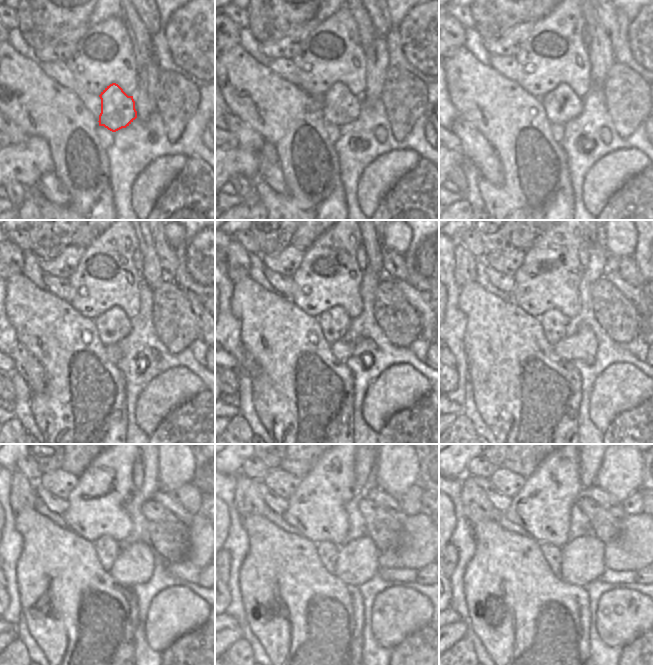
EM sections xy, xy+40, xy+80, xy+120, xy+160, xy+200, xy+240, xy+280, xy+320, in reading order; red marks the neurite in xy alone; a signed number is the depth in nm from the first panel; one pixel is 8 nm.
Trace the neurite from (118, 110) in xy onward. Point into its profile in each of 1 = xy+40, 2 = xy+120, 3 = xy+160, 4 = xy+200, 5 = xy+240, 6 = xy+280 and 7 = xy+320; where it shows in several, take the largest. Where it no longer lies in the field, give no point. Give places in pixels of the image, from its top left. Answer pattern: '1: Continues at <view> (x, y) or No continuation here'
1: Continues at xy+40 (340, 107)
2: Continues at xy+120 (113, 325)
3: Continues at xy+160 (334, 323)
4: Continues at xy+200 (554, 322)
5: Continues at xy+240 (107, 550)
6: Continues at xy+280 (328, 552)
7: Continues at xy+320 (553, 554)

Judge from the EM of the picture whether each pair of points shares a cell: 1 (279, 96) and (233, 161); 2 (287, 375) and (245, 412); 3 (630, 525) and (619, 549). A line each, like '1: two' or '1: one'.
1: two
2: two
3: one

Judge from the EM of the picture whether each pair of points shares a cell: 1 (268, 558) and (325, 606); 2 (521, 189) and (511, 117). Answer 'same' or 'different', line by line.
1: same
2: same

